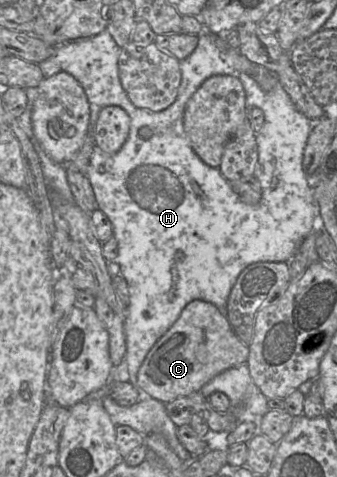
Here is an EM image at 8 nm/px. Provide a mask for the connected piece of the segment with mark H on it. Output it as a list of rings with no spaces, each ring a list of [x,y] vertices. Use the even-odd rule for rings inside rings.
[[[107,29],[101,33],[85,38],[76,39],[71,42],[67,42],[59,45],[55,48],[55,52],[52,56],[46,60],[37,63],[45,77],[53,76],[61,71],[65,71],[71,74],[77,79],[77,81],[83,87],[90,105],[90,120],[89,120],[89,133],[92,133],[95,143],[95,126],[100,112],[103,108],[109,105],[120,106],[123,108],[130,117],[130,130],[129,135],[122,146],[122,148],[114,153],[108,154],[101,150],[97,145],[94,146],[90,163],[87,169],[87,177],[93,187],[93,191],[96,197],[98,208],[104,212],[112,223],[113,236],[118,243],[118,254],[113,262],[117,263],[120,268],[120,273],[127,282],[129,290],[129,304],[125,310],[125,335],[126,335],[126,356],[125,361],[122,361],[117,367],[113,366],[111,382],[130,382],[134,386],[137,384],[138,371],[144,362],[145,357],[155,345],[155,343],[169,330],[169,328],[177,321],[181,312],[187,304],[193,300],[204,300],[215,305],[220,311],[225,313],[227,307],[227,301],[230,292],[237,281],[237,278],[241,272],[248,266],[258,262],[289,262],[293,256],[298,252],[298,249],[302,241],[316,229],[318,218],[315,217],[315,201],[312,194],[312,190],[308,184],[308,177],[304,173],[302,167],[302,160],[304,155],[304,149],[312,129],[312,123],[305,115],[297,110],[294,103],[280,87],[275,87],[272,91],[264,91],[258,85],[258,83],[250,76],[252,74],[253,62],[248,60],[244,55],[240,53],[238,49],[230,47],[224,35],[218,35],[211,33],[207,30],[203,30],[199,36],[198,44],[195,50],[185,59],[179,62],[181,70],[181,83],[178,90],[178,95],[175,101],[165,110],[154,112],[151,110],[145,110],[134,106],[129,100],[125,90],[122,87],[119,73],[118,73],[118,59],[121,48],[114,41],[113,37]],[[214,75],[234,75],[240,79],[244,91],[245,102],[248,109],[258,107],[264,112],[264,123],[261,129],[256,132],[256,142],[258,147],[258,160],[255,166],[253,176],[256,177],[261,185],[262,197],[258,204],[249,205],[242,202],[237,194],[232,190],[230,183],[224,178],[219,168],[210,167],[205,164],[191,147],[190,141],[184,130],[184,110],[188,100],[195,93],[195,91],[201,86],[201,84],[209,77]],[[143,126],[148,126],[153,130],[153,136],[150,139],[144,140],[139,136],[139,130]]]

